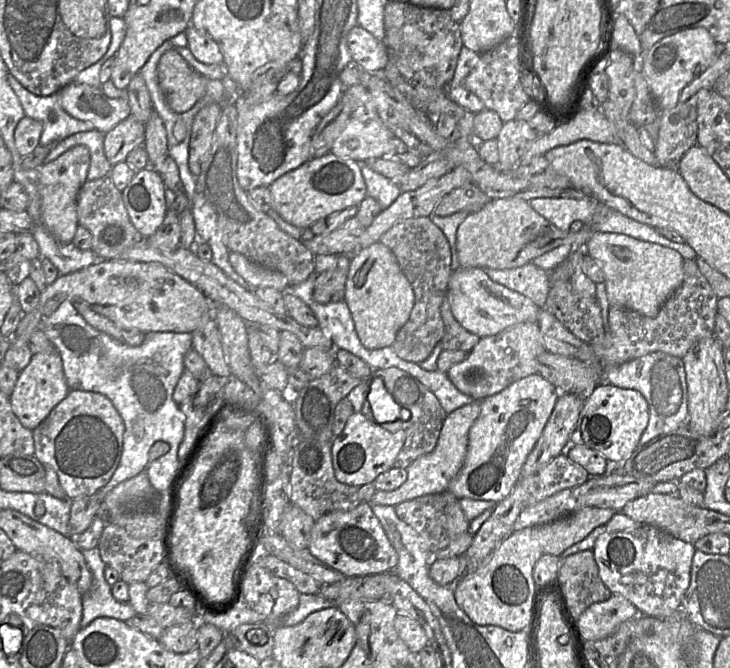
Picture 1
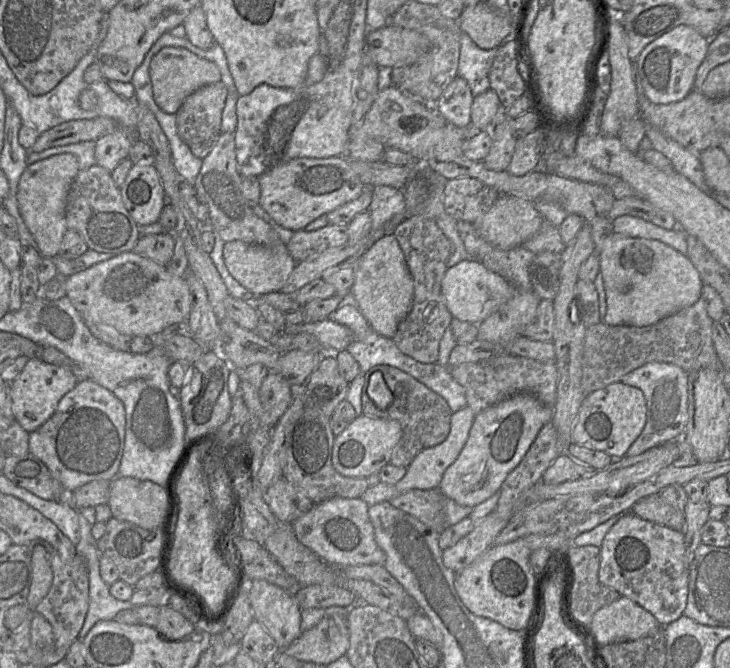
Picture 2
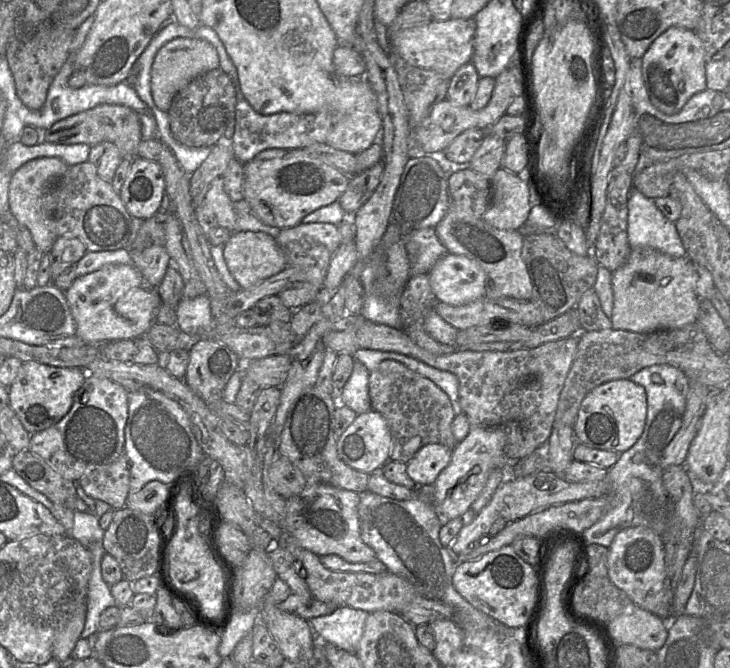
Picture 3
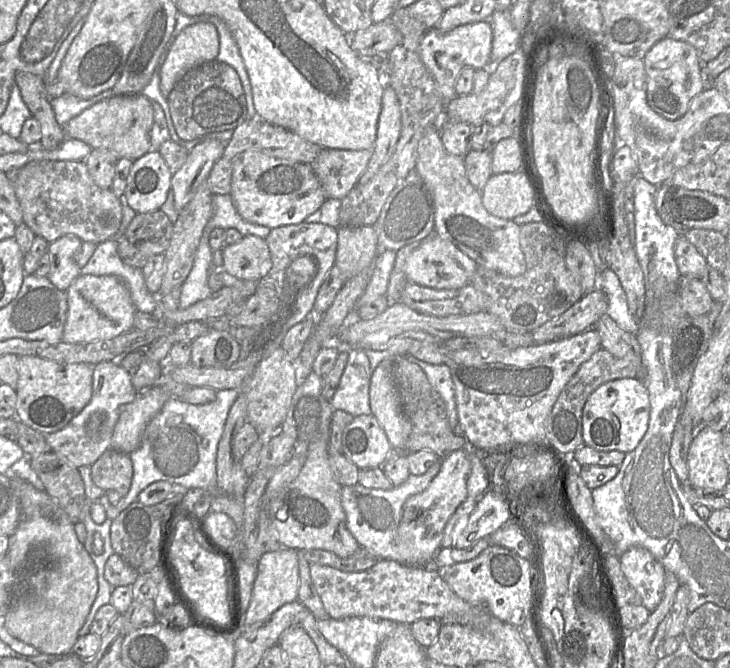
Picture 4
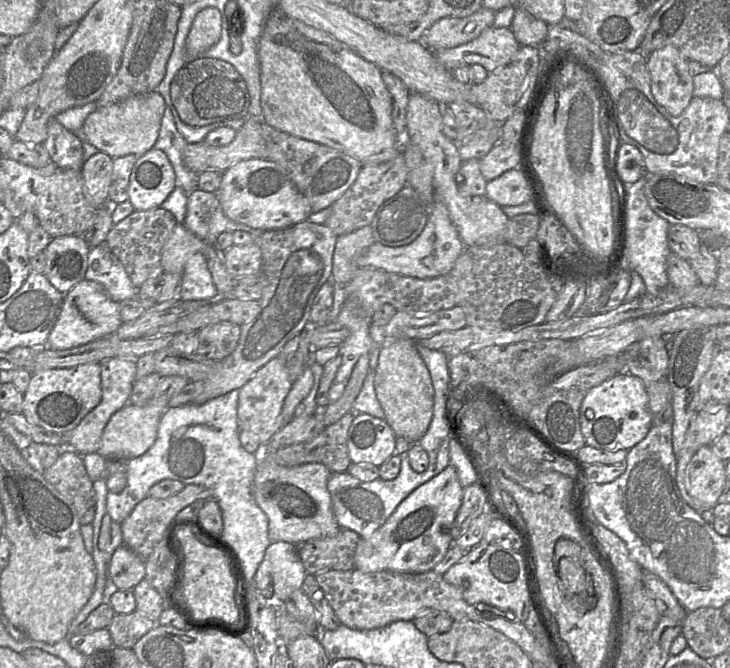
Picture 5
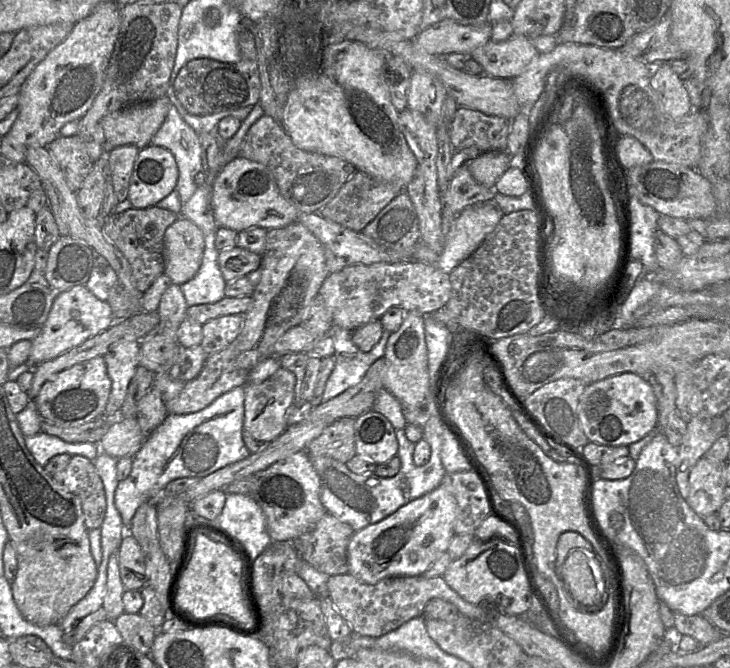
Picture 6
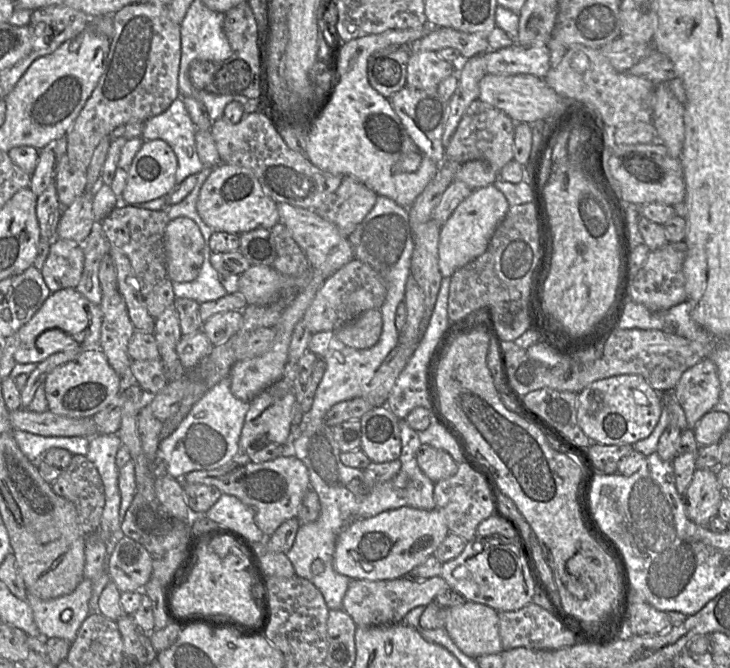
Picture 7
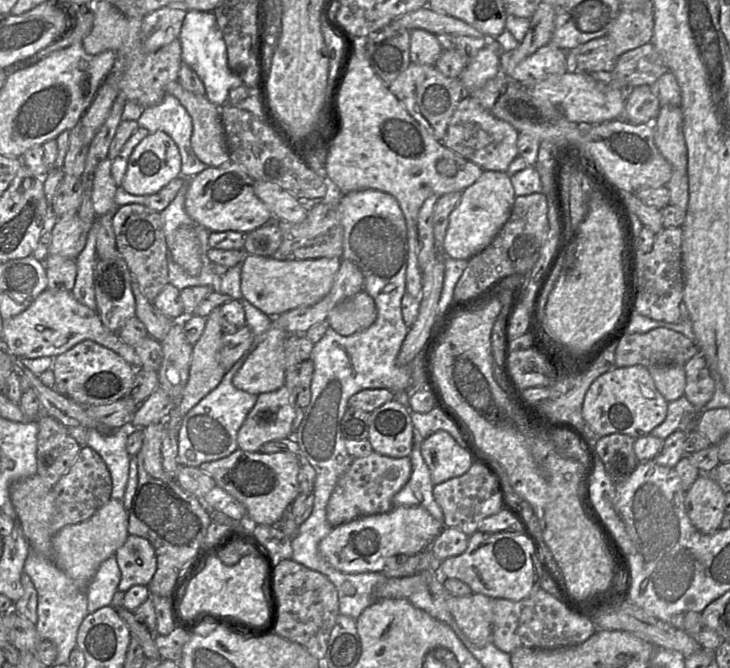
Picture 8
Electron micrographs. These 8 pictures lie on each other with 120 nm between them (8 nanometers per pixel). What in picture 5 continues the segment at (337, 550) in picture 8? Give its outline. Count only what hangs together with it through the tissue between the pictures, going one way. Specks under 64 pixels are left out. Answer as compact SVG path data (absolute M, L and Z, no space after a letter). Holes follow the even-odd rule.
M452 465L415 489L369 538L360 537L354 556L355 568L362 572L432 570L453 545L451 527L462 503L463 489Z

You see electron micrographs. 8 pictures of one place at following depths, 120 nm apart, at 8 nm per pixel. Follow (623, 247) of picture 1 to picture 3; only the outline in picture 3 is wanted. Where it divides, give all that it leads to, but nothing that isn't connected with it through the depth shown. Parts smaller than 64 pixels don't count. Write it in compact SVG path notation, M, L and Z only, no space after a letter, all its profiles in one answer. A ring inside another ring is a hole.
M632 249L626 263L611 273L613 309L612 329L636 333L677 329L697 320L699 298L695 292L695 271L687 257L671 257L653 249Z

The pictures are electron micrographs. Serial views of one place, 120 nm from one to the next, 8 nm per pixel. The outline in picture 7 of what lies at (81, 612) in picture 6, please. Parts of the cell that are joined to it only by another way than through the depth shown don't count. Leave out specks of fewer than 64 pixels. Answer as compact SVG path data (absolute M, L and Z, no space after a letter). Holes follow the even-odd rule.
M84 578L68 595L42 600L28 593L27 603L44 639L62 638L72 644L80 626L90 615L91 595L92 582Z

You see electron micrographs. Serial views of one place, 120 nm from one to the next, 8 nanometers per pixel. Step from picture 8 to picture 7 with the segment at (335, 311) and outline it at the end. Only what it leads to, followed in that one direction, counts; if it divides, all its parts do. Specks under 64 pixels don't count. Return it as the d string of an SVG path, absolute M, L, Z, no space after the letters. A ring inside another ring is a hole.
M370 309L351 323L337 329L334 336L348 347L367 349L377 343L381 330L382 317L379 309Z

